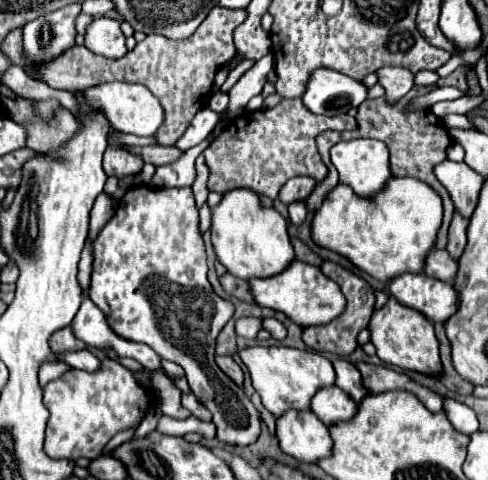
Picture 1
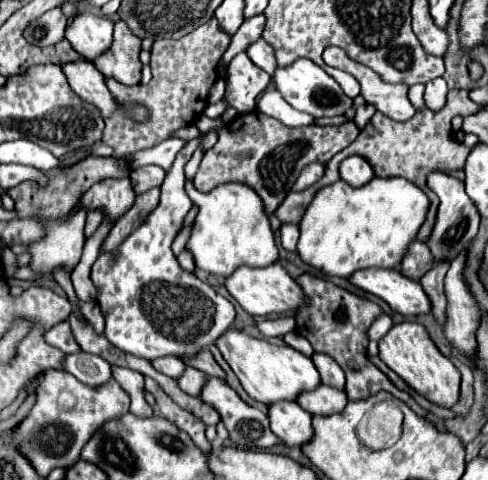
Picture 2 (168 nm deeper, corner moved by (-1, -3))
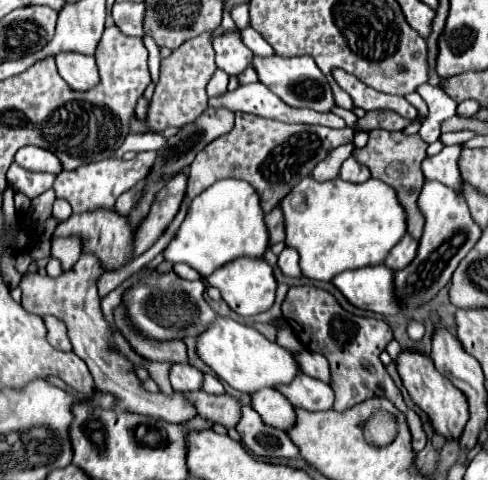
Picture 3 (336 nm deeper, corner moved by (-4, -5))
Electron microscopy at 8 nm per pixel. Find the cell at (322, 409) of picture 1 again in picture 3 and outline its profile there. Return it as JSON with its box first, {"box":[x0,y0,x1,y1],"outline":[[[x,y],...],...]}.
{"box":[278,373,334,411],"outline":[[[304,373],[296,375],[294,383],[278,387],[278,391],[284,393],[294,407],[300,407],[306,411],[328,411],[332,409],[332,403],[334,403],[332,387]]]}

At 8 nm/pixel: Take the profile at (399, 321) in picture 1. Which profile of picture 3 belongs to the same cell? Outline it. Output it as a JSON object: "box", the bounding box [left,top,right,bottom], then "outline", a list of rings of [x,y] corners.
{"box":[396,351,470,437],"outline":[[[402,351],[396,357],[396,369],[398,369],[398,375],[400,375],[406,391],[414,399],[414,403],[424,413],[428,413],[428,417],[434,425],[434,431],[442,433],[444,437],[448,437],[448,435],[458,437],[462,433],[464,425],[468,423],[468,415],[470,415],[466,395],[456,385],[452,385],[452,381],[446,375],[440,375],[436,371],[436,365],[432,365],[432,359],[428,355],[422,355],[418,351]]]}

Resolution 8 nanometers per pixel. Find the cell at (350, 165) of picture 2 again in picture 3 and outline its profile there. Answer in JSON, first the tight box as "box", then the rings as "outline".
{"box":[340,157,370,183],"outline":[[[350,157],[350,159],[346,159],[346,161],[342,163],[340,179],[348,181],[348,183],[364,183],[364,181],[370,179],[370,171],[368,171],[368,167],[360,165],[354,157]]]}

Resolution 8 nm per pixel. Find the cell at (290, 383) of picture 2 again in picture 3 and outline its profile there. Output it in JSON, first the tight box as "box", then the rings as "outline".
{"box":[198,317,300,391],"outline":[[[220,317],[198,337],[198,355],[210,365],[216,375],[238,391],[260,391],[260,387],[278,387],[288,385],[300,373],[300,363],[294,353],[280,347],[278,343],[268,341],[256,329],[240,325],[234,319]]]}

